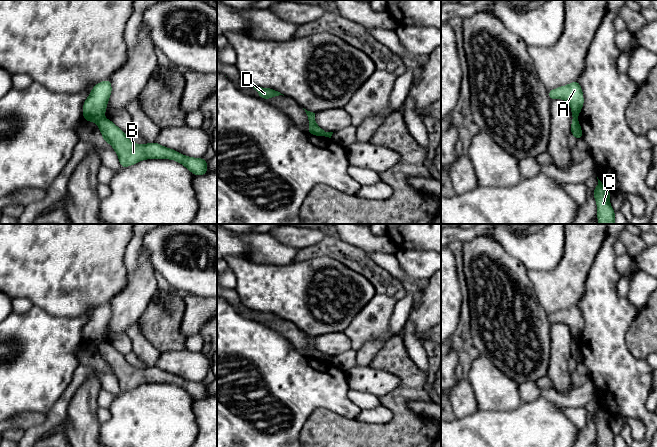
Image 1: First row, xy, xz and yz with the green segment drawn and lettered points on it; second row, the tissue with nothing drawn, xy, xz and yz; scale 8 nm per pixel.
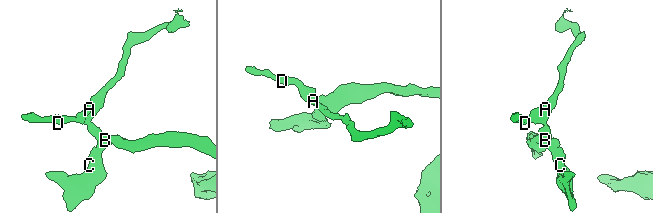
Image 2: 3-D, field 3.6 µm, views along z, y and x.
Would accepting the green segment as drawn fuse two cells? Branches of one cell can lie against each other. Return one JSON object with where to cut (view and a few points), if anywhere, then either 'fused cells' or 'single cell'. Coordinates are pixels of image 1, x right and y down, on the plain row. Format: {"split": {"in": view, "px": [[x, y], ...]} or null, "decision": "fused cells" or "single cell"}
{"split": {"in": "xy", "px": [[102, 342], [97, 346]]}, "decision": "fused cells"}

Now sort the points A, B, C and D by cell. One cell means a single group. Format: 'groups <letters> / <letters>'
groups A D / B C

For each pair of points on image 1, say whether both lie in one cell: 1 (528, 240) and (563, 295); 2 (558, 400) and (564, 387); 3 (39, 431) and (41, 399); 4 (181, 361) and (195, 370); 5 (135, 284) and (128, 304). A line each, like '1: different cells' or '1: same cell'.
1: different cells
2: different cells
3: different cells
4: same cell
5: same cell

